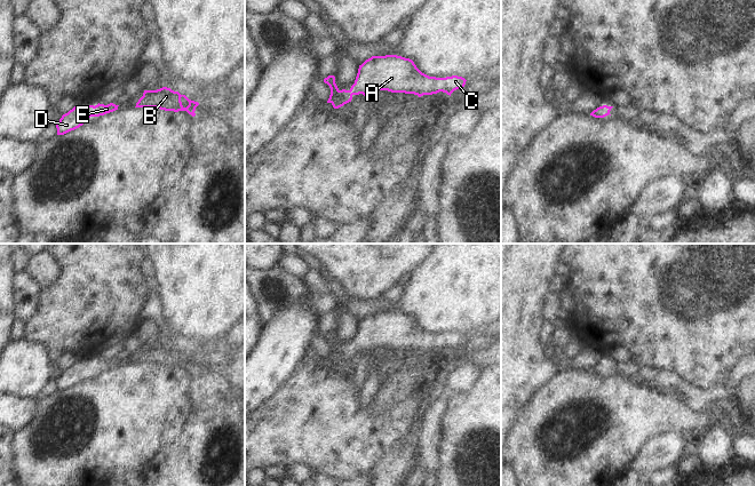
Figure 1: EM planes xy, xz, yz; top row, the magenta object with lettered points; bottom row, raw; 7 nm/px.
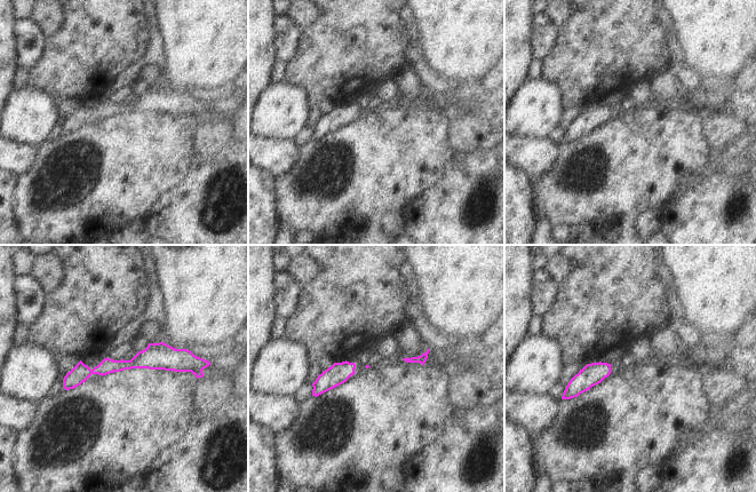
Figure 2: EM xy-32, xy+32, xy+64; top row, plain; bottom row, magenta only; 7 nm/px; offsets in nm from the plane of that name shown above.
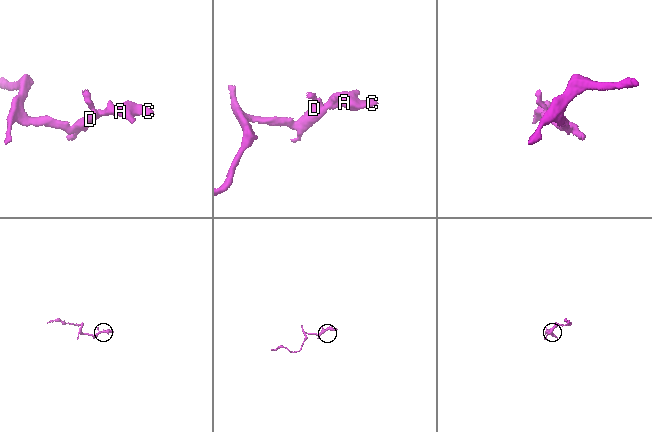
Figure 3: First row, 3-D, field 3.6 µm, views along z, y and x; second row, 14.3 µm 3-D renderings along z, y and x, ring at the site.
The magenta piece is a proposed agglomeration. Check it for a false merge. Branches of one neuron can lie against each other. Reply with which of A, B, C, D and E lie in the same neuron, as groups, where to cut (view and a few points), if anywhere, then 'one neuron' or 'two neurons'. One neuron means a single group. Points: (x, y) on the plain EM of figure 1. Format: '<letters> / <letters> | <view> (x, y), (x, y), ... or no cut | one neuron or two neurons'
A B C D E | no cut | one neuron

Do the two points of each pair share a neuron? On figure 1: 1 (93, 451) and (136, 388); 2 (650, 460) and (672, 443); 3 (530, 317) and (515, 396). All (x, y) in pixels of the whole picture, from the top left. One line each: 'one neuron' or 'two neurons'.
1: one neuron
2: one neuron
3: one neuron

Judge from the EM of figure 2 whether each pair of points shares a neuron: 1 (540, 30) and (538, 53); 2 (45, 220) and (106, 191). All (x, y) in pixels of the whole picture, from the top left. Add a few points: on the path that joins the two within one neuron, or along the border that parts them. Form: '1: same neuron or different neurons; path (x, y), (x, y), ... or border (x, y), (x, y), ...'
1: same neuron; path (540, 36), (540, 47)
2: same neuron; path (60, 211), (82, 204), (92, 195)

